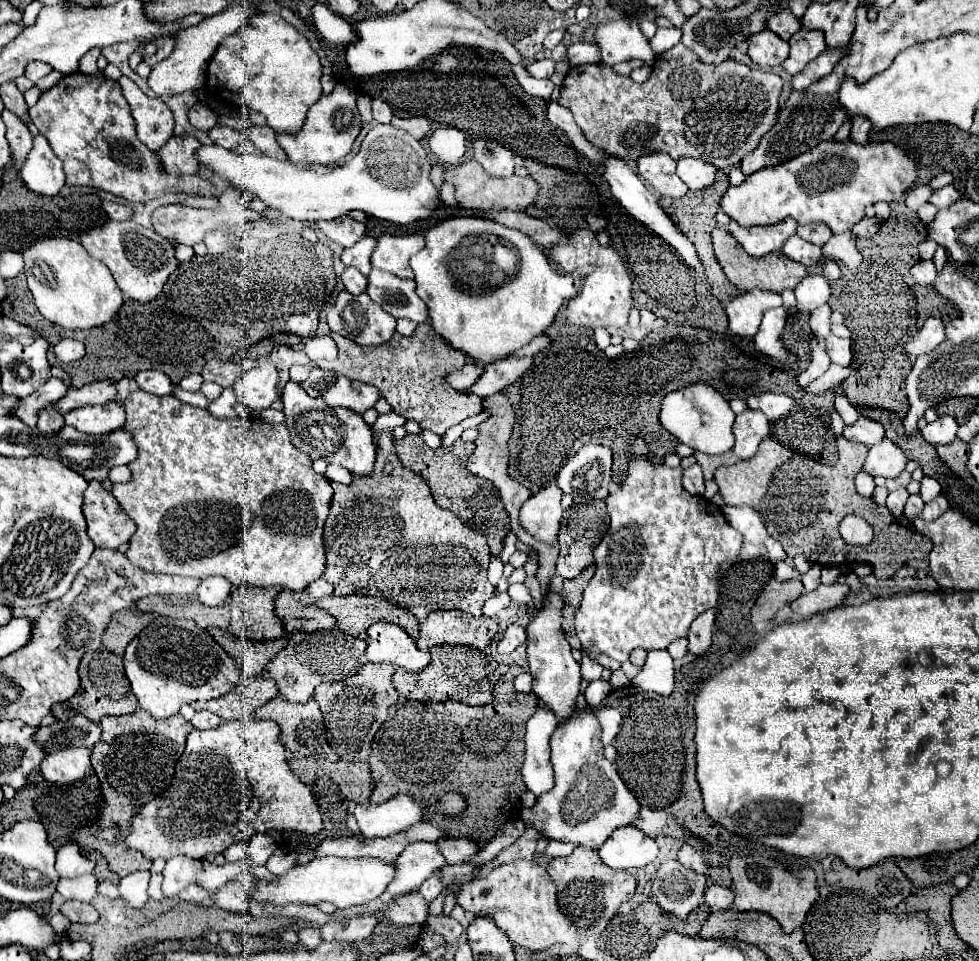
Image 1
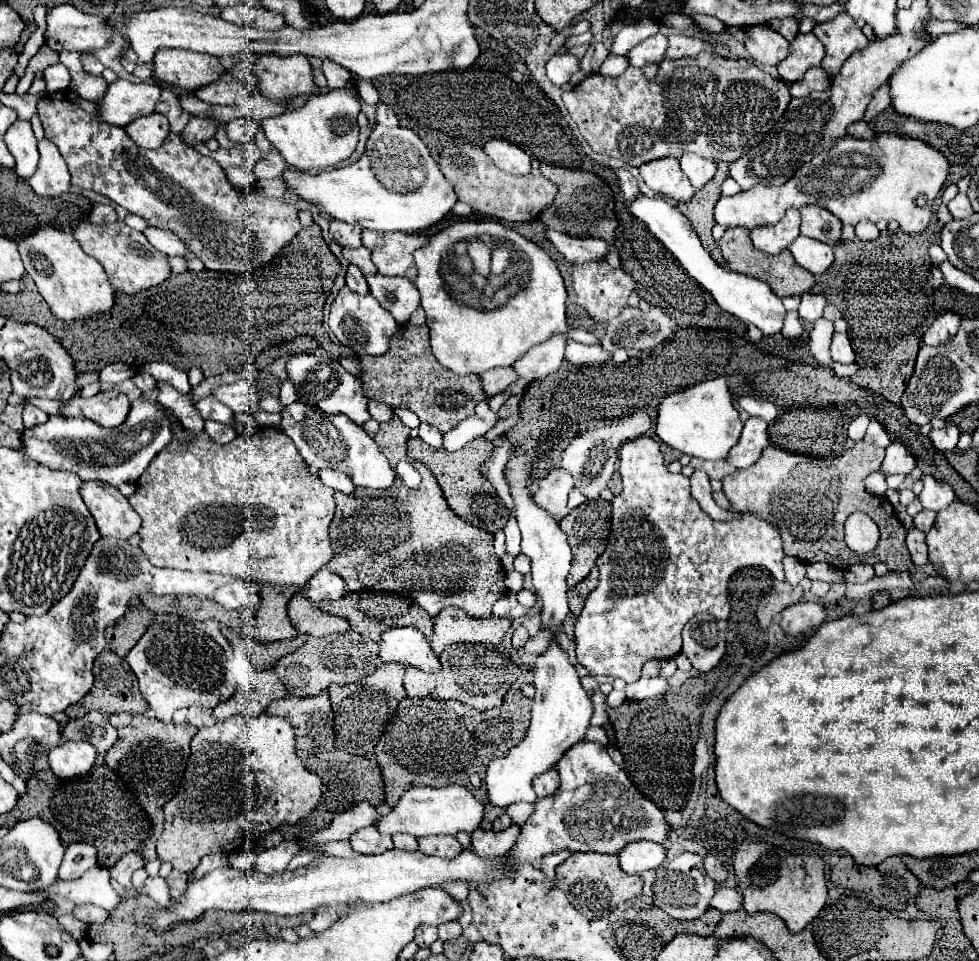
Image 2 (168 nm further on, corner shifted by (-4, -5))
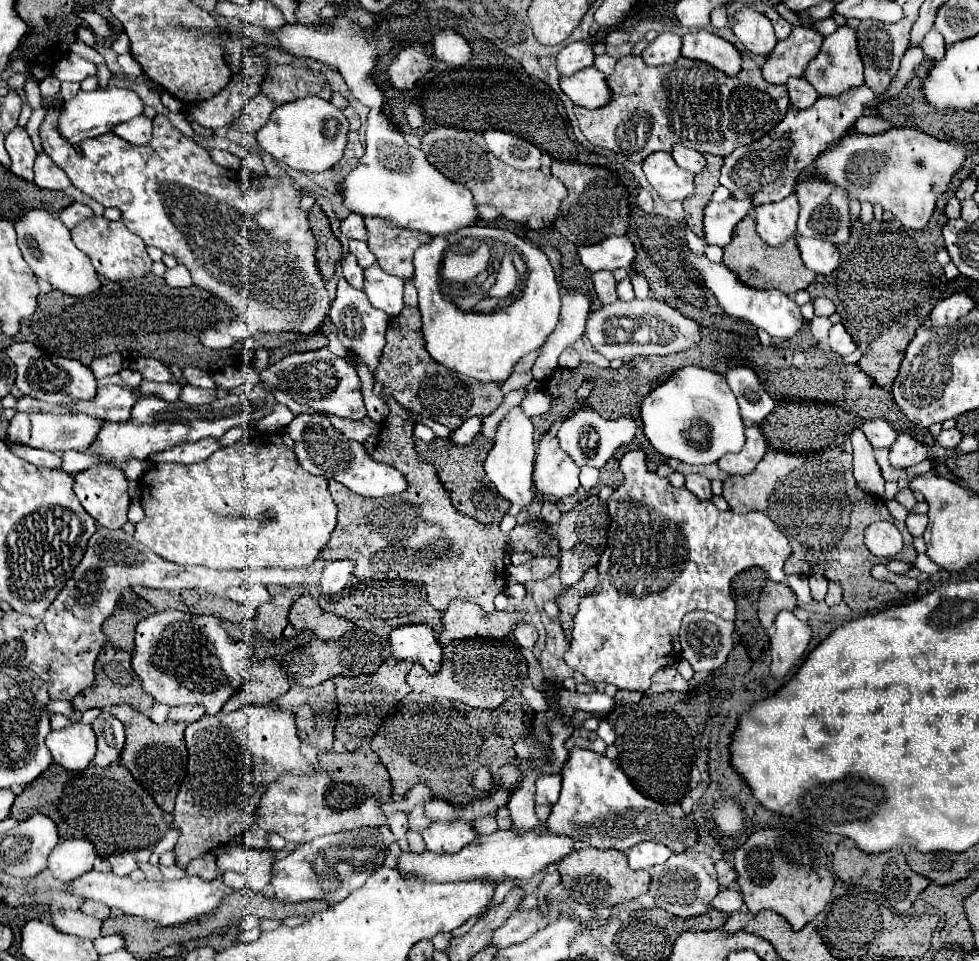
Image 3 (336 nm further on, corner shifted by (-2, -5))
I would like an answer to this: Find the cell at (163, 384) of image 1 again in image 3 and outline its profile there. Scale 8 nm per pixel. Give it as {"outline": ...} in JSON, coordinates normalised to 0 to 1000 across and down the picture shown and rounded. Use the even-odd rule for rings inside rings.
{"outline":[[[125,384],[123,392],[125,392],[127,401],[131,401],[131,403],[141,403],[145,396],[145,390],[141,386],[135,386],[135,384]]]}

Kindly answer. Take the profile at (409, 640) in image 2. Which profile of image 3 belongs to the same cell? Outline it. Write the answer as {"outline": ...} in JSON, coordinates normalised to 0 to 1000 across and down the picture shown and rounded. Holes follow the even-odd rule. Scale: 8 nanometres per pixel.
{"outline":[[[411,650],[392,663],[388,671],[400,684],[431,690],[437,700],[445,700],[451,692],[451,675],[445,657],[439,650]]]}

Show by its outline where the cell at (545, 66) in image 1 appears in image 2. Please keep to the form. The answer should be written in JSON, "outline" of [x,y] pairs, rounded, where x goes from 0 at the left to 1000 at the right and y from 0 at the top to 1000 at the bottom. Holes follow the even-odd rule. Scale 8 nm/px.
{"outline":[[[584,55],[568,57],[558,66],[558,78],[568,91],[578,88],[580,82],[584,80],[584,76],[588,76],[590,72],[592,72],[592,63]]]}

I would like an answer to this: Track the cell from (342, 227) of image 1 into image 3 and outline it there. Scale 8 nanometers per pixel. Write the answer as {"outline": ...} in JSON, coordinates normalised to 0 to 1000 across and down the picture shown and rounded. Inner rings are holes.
{"outline":[[[360,222],[355,224],[351,230],[349,230],[349,242],[358,249],[368,249],[368,251],[374,251],[376,249],[376,242],[374,242],[374,234],[372,234],[372,228],[366,224],[366,222]]]}

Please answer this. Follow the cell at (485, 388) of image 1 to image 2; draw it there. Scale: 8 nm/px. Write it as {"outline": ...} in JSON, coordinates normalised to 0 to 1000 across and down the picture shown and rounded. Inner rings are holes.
{"outline":[[[564,351],[554,359],[543,361],[535,371],[531,371],[523,380],[523,384],[529,388],[529,392],[535,392],[537,396],[556,394],[558,390],[570,386],[570,382],[574,380],[576,359],[578,351]]]}

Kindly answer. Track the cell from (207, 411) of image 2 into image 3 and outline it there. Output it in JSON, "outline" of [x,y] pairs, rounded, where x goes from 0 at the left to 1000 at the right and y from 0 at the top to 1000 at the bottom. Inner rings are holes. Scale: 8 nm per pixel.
{"outline":[[[266,396],[257,403],[257,407],[249,411],[231,411],[229,415],[219,415],[212,421],[198,424],[198,421],[188,421],[186,417],[165,417],[161,413],[143,413],[141,419],[135,426],[135,436],[127,440],[112,440],[108,438],[106,444],[102,446],[102,453],[98,461],[94,463],[92,471],[80,471],[80,469],[67,469],[63,473],[65,484],[63,488],[72,494],[78,494],[80,490],[86,490],[94,484],[102,482],[112,482],[121,488],[127,486],[131,476],[141,476],[141,478],[151,478],[153,471],[172,467],[184,459],[204,459],[208,455],[227,455],[233,446],[243,444],[243,442],[255,442],[274,430],[278,430],[282,421],[282,415],[276,407],[276,403]]]}

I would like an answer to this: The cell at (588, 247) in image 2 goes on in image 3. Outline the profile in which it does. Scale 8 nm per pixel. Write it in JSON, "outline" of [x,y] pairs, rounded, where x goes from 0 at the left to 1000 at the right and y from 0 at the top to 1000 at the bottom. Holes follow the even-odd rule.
{"outline":[[[621,247],[611,255],[590,257],[590,265],[601,282],[627,282],[631,278],[644,280],[650,261],[641,247]]]}

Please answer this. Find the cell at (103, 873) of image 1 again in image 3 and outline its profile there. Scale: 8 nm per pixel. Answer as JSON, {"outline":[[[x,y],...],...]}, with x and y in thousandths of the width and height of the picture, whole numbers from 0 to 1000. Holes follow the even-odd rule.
{"outline":[[[53,794],[16,829],[12,838],[12,850],[18,854],[37,846],[49,848],[57,856],[63,873],[92,873],[100,890],[155,881],[170,869],[176,856],[176,848],[163,842],[155,827],[123,794],[112,798],[92,796],[86,802],[67,802]]]}

